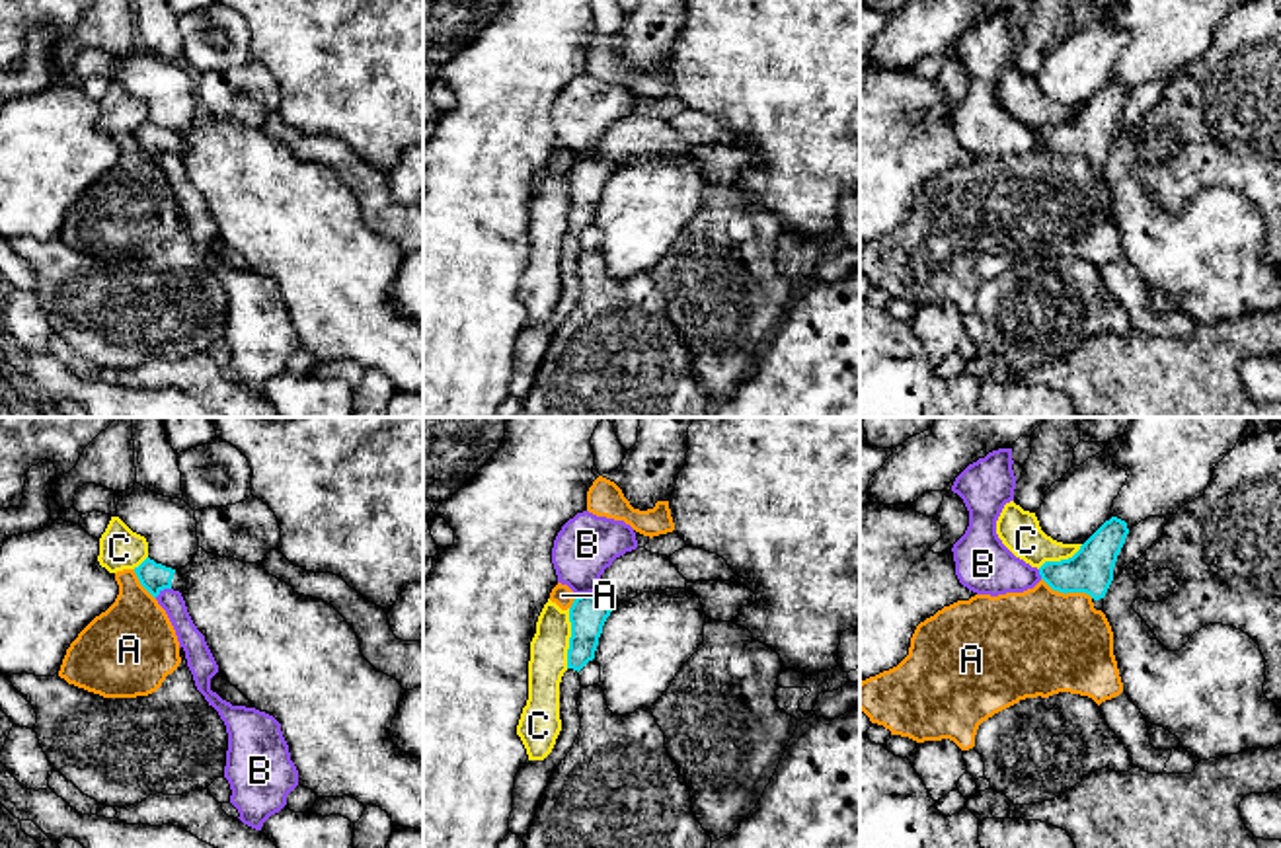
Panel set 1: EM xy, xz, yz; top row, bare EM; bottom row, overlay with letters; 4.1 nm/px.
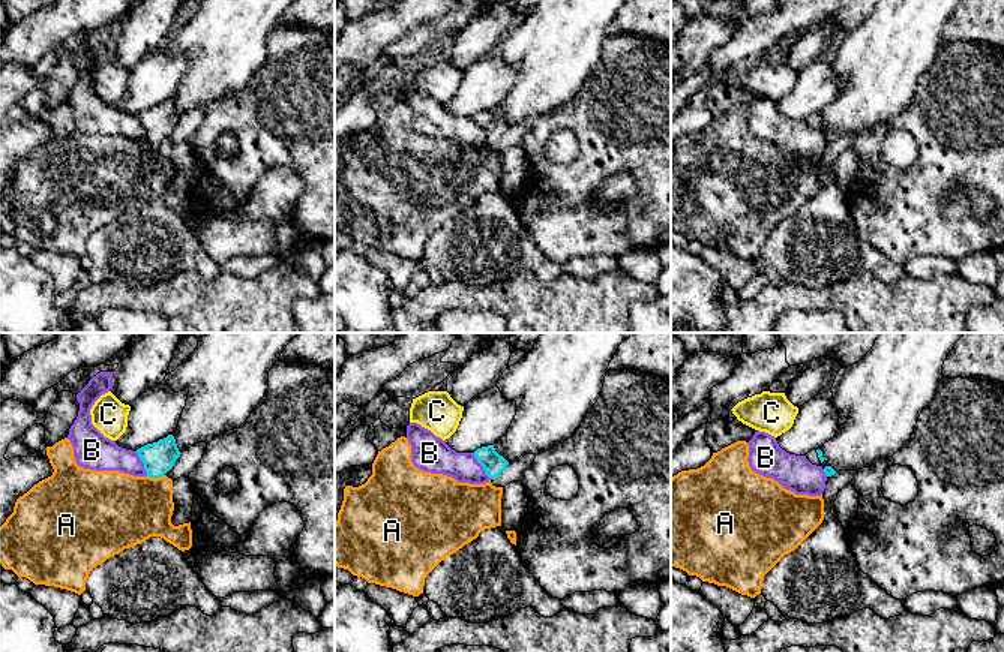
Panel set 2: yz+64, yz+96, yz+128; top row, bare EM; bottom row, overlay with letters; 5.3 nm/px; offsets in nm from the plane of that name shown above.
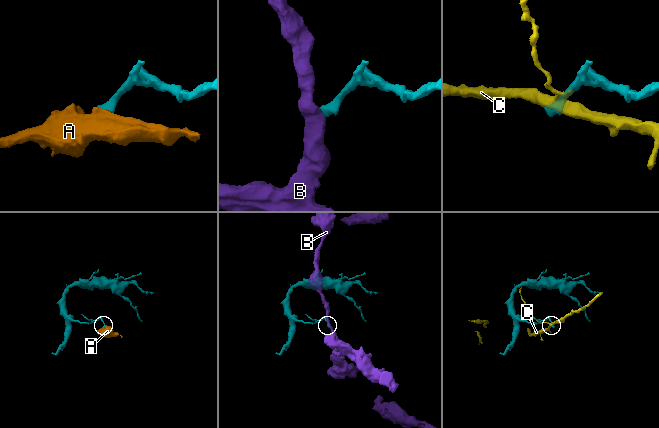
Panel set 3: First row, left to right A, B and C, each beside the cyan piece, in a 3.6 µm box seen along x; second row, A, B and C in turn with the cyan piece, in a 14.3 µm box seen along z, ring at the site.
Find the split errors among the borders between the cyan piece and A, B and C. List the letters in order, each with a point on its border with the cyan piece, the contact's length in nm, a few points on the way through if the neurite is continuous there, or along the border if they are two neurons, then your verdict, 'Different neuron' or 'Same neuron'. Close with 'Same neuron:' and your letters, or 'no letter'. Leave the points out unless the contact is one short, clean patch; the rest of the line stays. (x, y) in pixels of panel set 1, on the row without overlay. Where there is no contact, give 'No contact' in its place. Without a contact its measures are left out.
A: Touches cyan at yz (1067, 154). Shared border 240 nm. Boundary: yz (1042, 141), (1053, 153), (1088, 156), (1092, 160). Different neuron
B: Touches cyan at xy (162, 153). Shared border 80 nm. Boundary: xy (170, 151), (164, 151), (155, 160). Different neuron
C: Touches cyan at xz (570, 201). Shared border 240 nm. Boundary: xz (570, 172), (566, 231). Different neuron
Same neuron: no letter

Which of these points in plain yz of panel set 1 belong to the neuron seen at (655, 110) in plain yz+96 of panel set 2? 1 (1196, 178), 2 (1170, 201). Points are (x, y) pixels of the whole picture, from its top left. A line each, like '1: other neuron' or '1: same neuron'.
1: same neuron
2: same neuron

